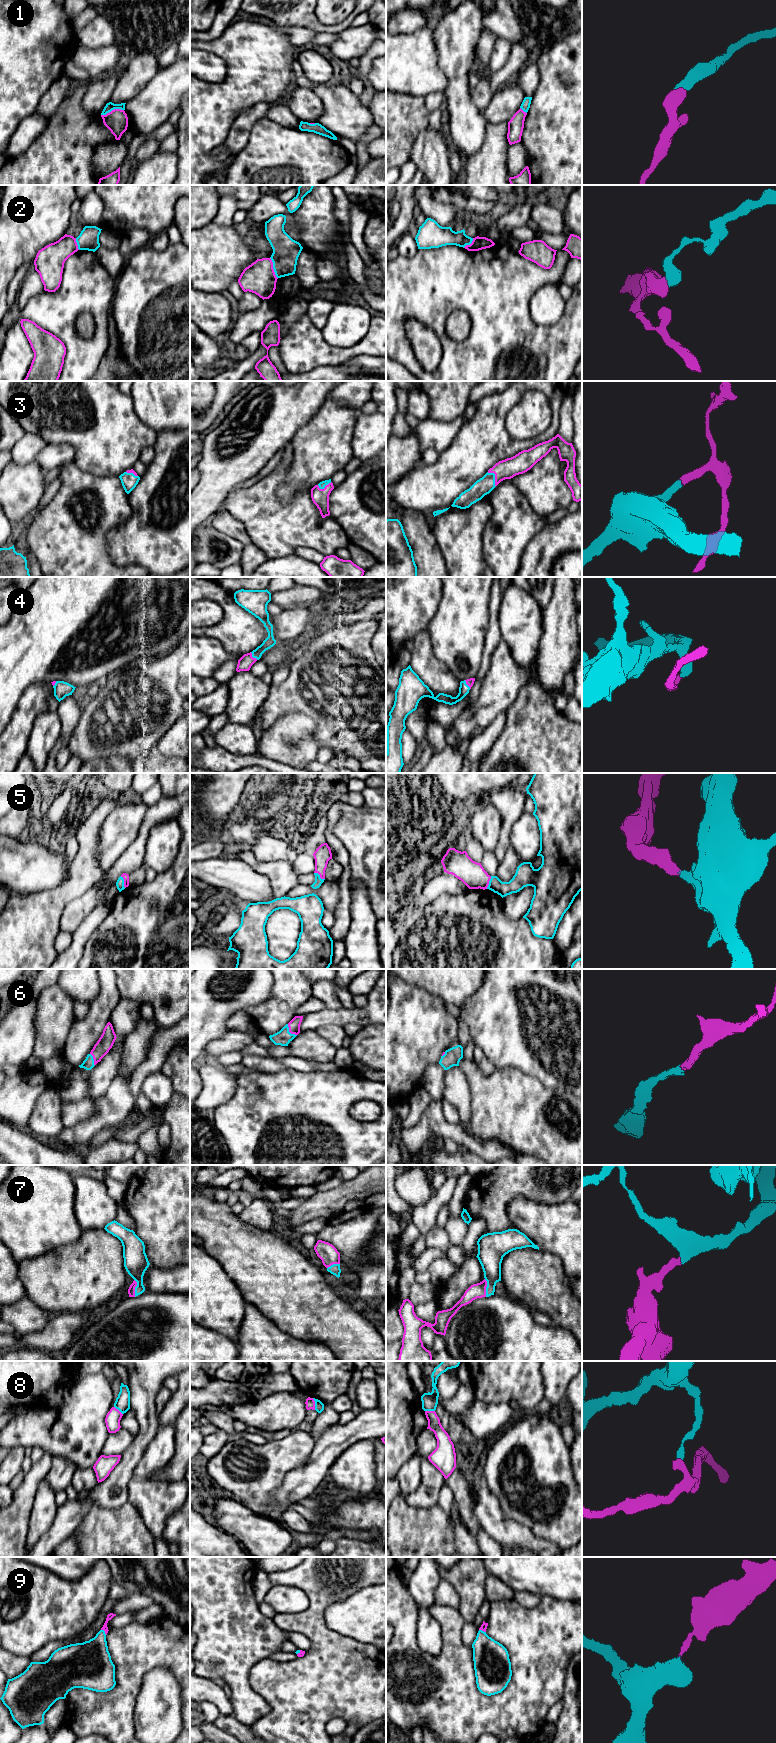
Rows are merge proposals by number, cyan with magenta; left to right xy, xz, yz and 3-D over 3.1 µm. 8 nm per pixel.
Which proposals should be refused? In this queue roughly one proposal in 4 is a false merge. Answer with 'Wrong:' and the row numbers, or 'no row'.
Wrong: 2, 8

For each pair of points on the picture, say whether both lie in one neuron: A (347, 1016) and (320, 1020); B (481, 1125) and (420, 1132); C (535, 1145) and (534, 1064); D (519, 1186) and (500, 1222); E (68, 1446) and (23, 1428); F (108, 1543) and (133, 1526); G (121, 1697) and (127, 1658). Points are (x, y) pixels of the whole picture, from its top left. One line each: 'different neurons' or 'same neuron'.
A: same neuron
B: different neurons
C: different neurons
D: same neuron
E: same neuron
F: same neuron
G: same neuron

